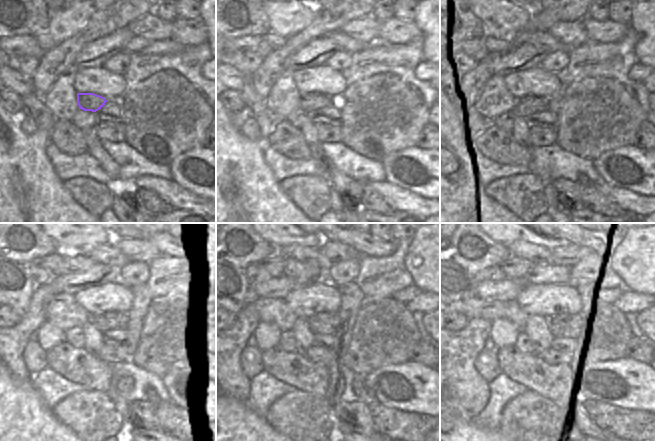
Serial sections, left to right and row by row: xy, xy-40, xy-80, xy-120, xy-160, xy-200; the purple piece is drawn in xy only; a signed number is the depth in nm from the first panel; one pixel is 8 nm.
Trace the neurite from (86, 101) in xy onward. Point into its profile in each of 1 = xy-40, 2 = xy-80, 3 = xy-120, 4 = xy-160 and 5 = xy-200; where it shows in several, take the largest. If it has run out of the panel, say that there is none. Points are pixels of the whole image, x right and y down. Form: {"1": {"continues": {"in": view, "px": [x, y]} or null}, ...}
{"1": {"continues": {"in": "xy-40", "px": [310, 102]}}, "2": {"continues": {"in": "xy-80", "px": [530, 104]}}, "3": {"continues": {"in": "xy-120", "px": [105, 322]}}, "4": {"continues": {"in": "xy-160", "px": [322, 323]}}, "5": {"continues": {"in": "xy-200", "px": [557, 324]}}}

